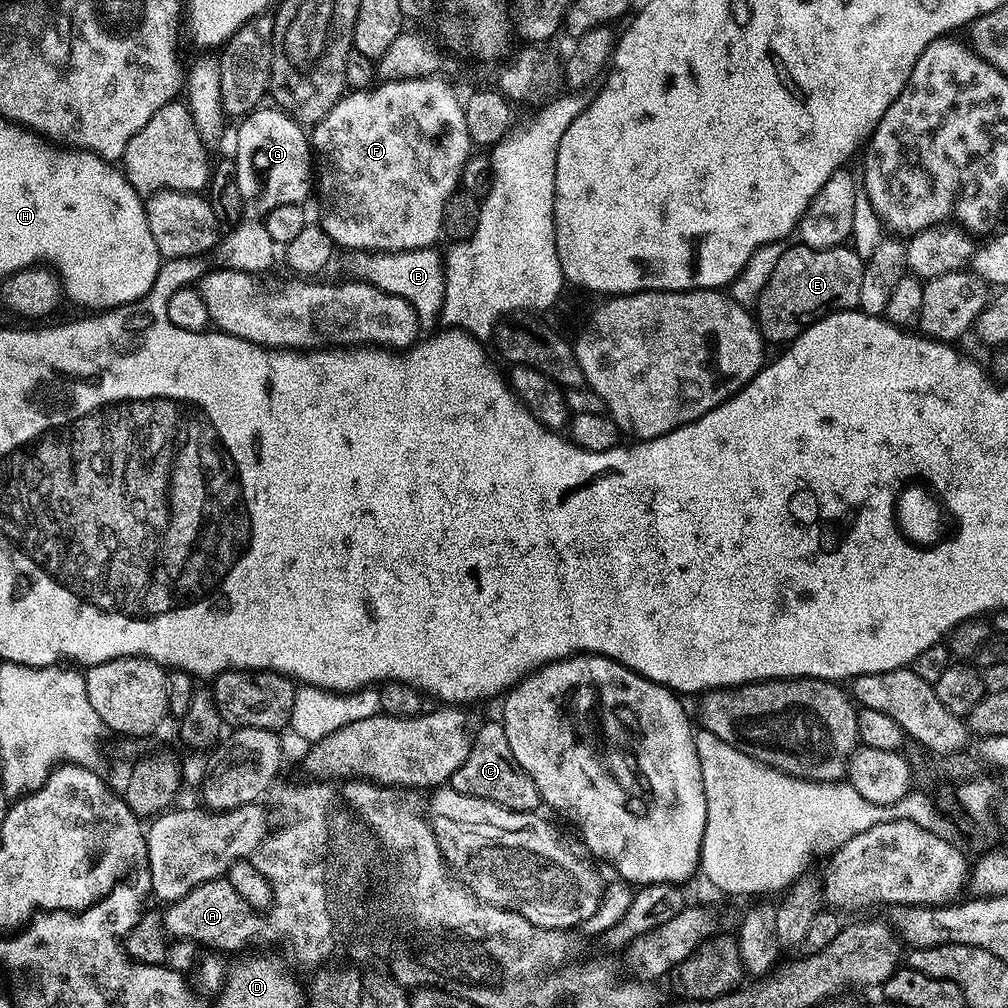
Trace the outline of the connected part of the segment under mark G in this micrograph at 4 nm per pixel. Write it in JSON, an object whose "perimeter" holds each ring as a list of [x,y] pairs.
{"perimeter":[[[259,107],[239,121],[234,159],[236,161],[238,190],[242,199],[242,214],[239,222],[221,237],[220,243],[214,250],[217,267],[255,276],[271,266],[277,252],[272,239],[268,236],[266,219],[269,213],[278,206],[305,203],[304,200],[314,188],[314,158],[307,131],[289,114],[277,107],[271,107]]]}

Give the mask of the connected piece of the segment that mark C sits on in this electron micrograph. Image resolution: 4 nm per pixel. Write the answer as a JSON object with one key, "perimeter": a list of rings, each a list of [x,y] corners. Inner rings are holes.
{"perimeter":[[[499,719],[475,729],[470,754],[466,754],[466,762],[462,762],[462,766],[458,766],[452,775],[450,786],[462,794],[486,798],[515,812],[536,812],[542,804],[538,786],[534,786],[534,778],[530,778],[530,774],[518,766],[518,758],[514,758],[514,750],[510,750],[510,741],[506,738],[506,730]]]}

